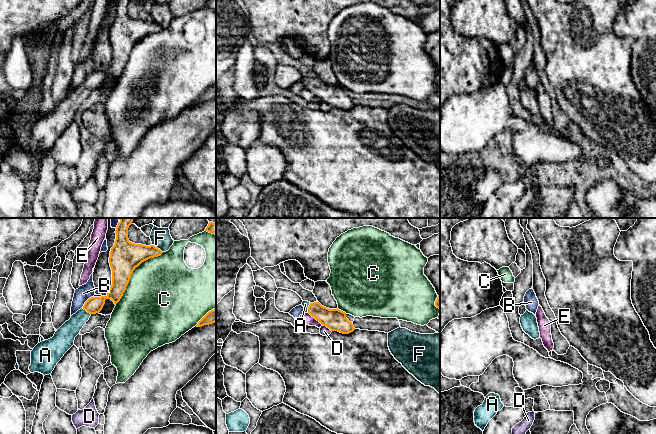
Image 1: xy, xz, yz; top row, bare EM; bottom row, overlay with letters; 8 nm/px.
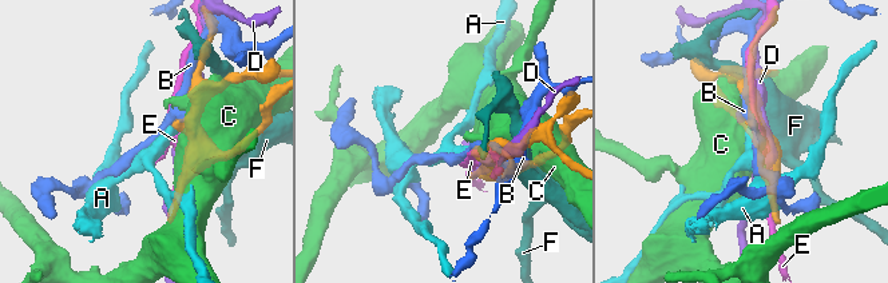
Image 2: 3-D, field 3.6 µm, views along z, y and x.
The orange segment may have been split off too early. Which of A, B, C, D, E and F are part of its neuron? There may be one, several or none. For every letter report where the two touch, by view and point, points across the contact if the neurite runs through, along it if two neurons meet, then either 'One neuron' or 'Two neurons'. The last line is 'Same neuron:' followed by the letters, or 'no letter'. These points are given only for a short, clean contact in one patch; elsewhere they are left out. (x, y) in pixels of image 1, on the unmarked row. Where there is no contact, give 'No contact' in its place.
A: Touches orange at xz (308, 84). Path across: xz (334, 95), (308, 84), (305, 80). One neuron
B: Touches orange at xy (86, 77). Two neurons
C: Touches orange at xy (132, 48). Two neurons
D: Touches orange at xz (327, 103). Two neurons
E: Touches orange at xz (315, 94). Two neurons
F: Touches orange at xy (156, 23). Boundary: xy (152, 20), (162, 28). Two neurons
Same neuron: A

